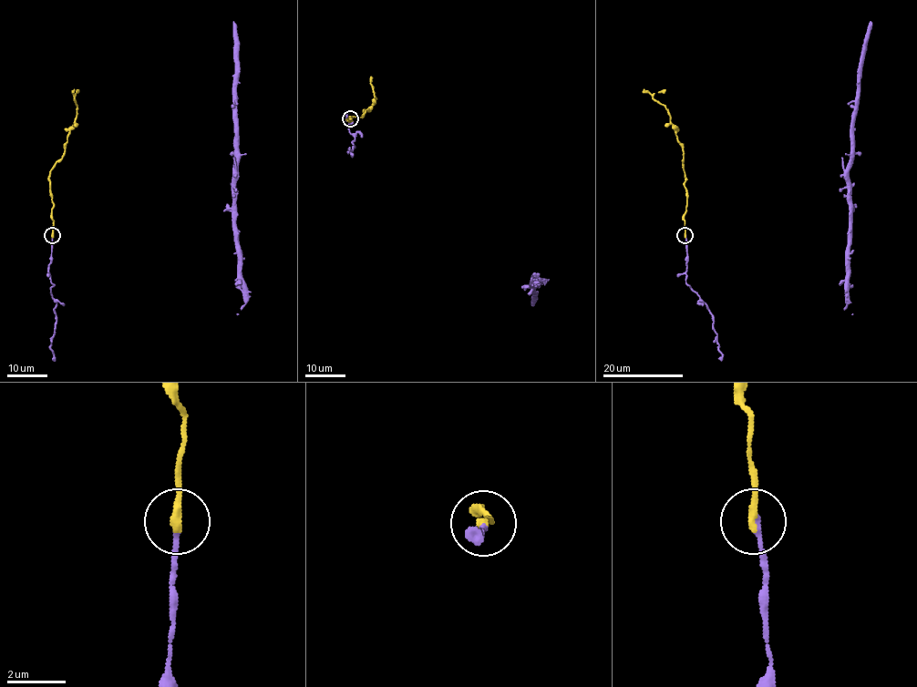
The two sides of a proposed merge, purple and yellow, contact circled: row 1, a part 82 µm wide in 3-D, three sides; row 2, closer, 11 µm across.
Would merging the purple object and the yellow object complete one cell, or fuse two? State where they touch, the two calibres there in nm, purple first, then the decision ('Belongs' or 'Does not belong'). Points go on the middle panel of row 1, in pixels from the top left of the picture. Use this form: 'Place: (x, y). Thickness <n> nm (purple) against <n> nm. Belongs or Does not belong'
Place: (350, 118). Thickness 180 nm (purple) against 300 nm. Belongs

